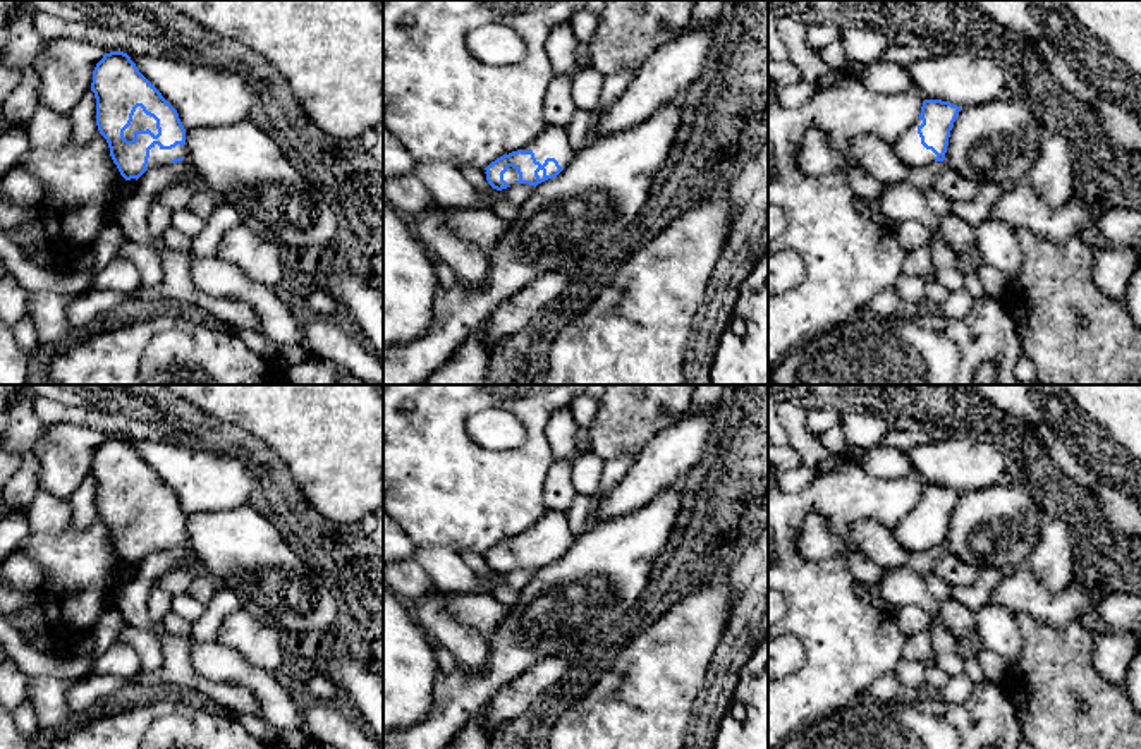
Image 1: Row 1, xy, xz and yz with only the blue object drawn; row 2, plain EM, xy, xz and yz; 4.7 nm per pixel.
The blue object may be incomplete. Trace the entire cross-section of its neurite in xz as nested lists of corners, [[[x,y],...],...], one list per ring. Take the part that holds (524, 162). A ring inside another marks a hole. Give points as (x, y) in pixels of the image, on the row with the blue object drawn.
[[[546,127],[522,149],[512,151],[491,161],[486,168],[488,184],[507,189],[514,184],[538,186],[557,177],[572,160],[565,127]]]

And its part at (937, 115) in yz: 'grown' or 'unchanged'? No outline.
grown

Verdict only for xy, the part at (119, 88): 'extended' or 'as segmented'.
extended

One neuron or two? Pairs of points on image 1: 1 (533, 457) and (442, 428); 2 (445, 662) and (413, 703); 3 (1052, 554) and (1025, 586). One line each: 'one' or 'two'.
1: one
2: two
3: two

